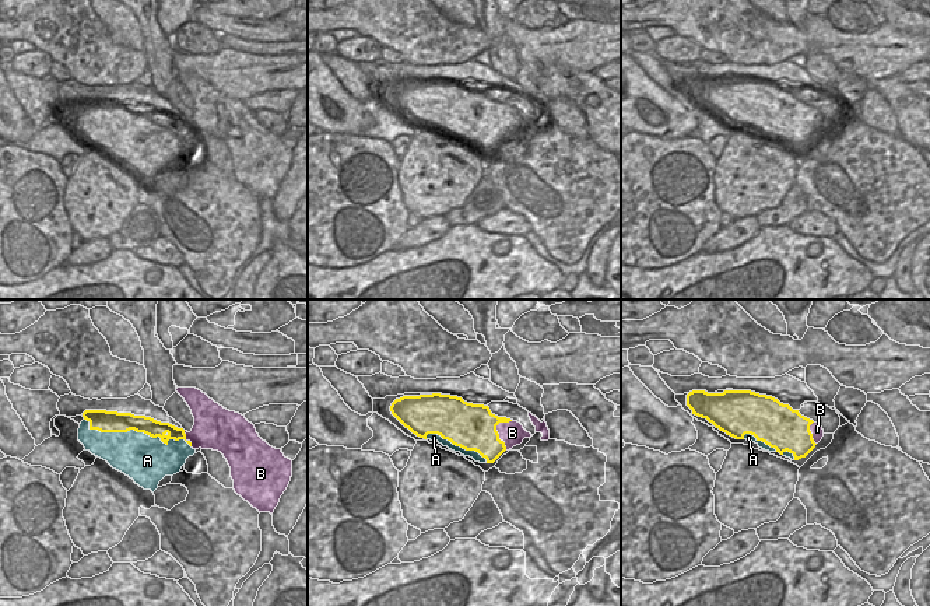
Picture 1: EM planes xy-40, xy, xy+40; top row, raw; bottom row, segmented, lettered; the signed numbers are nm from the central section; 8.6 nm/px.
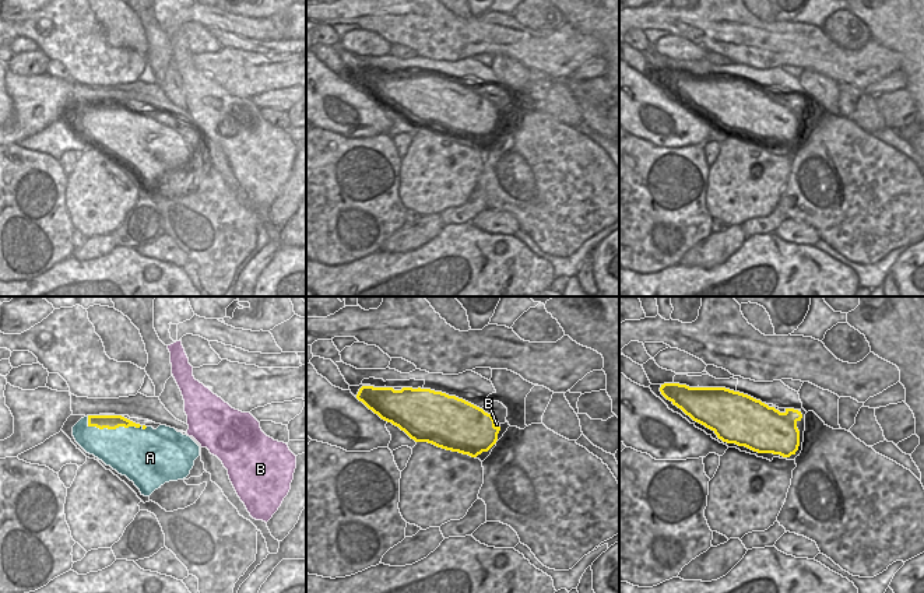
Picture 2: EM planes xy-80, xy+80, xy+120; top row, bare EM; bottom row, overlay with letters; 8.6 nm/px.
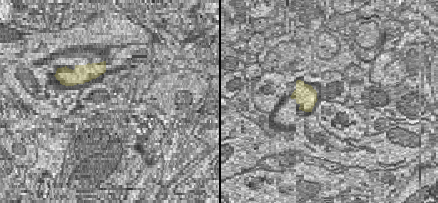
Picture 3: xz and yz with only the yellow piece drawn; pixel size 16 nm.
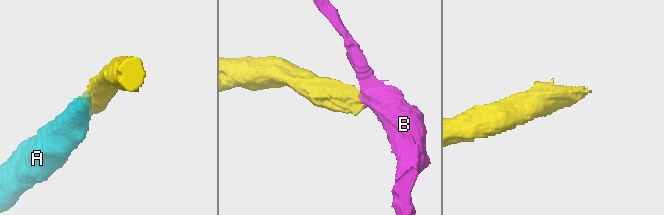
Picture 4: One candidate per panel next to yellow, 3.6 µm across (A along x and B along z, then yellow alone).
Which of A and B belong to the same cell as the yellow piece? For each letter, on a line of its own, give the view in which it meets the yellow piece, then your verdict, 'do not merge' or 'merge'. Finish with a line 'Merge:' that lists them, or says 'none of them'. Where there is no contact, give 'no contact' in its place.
A: xy-40 | merge
B: xy | do not merge
Merge: A

